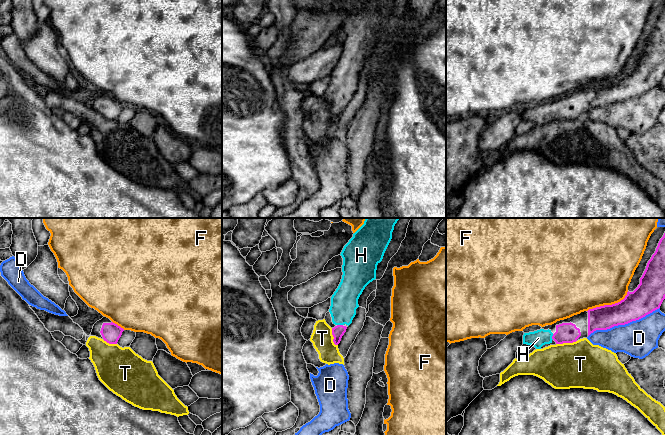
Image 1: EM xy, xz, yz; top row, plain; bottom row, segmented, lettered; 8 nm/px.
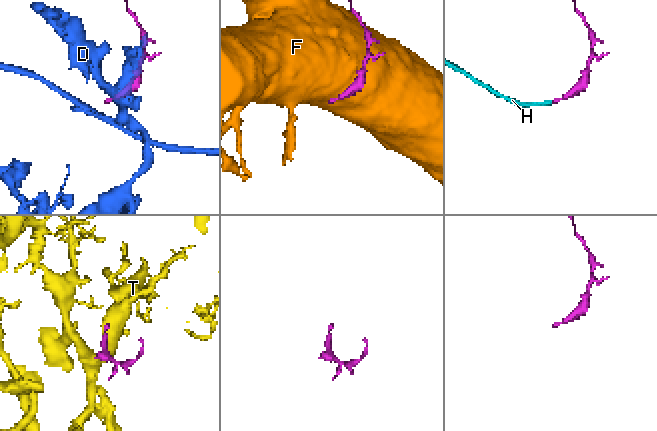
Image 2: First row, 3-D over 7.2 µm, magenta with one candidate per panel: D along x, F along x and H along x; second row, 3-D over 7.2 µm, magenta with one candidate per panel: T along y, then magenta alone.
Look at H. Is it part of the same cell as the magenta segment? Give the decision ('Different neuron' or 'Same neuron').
Same neuron

